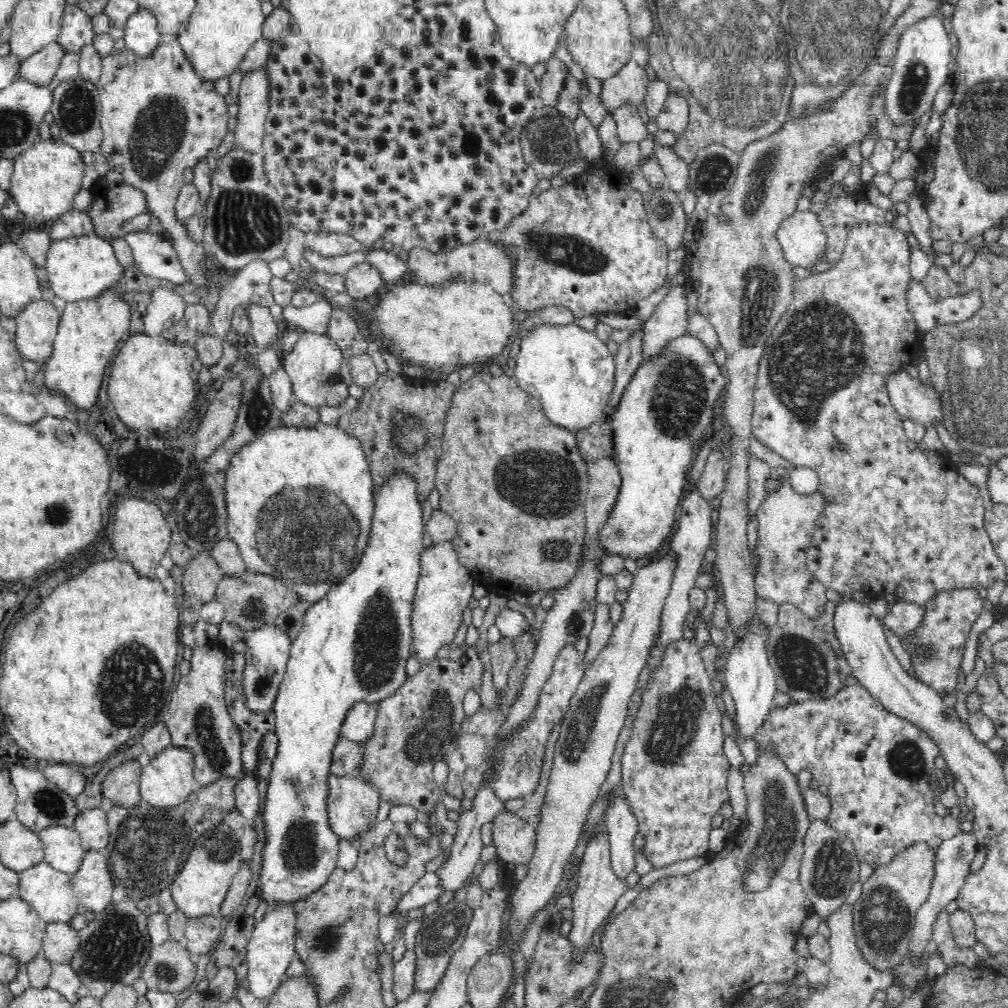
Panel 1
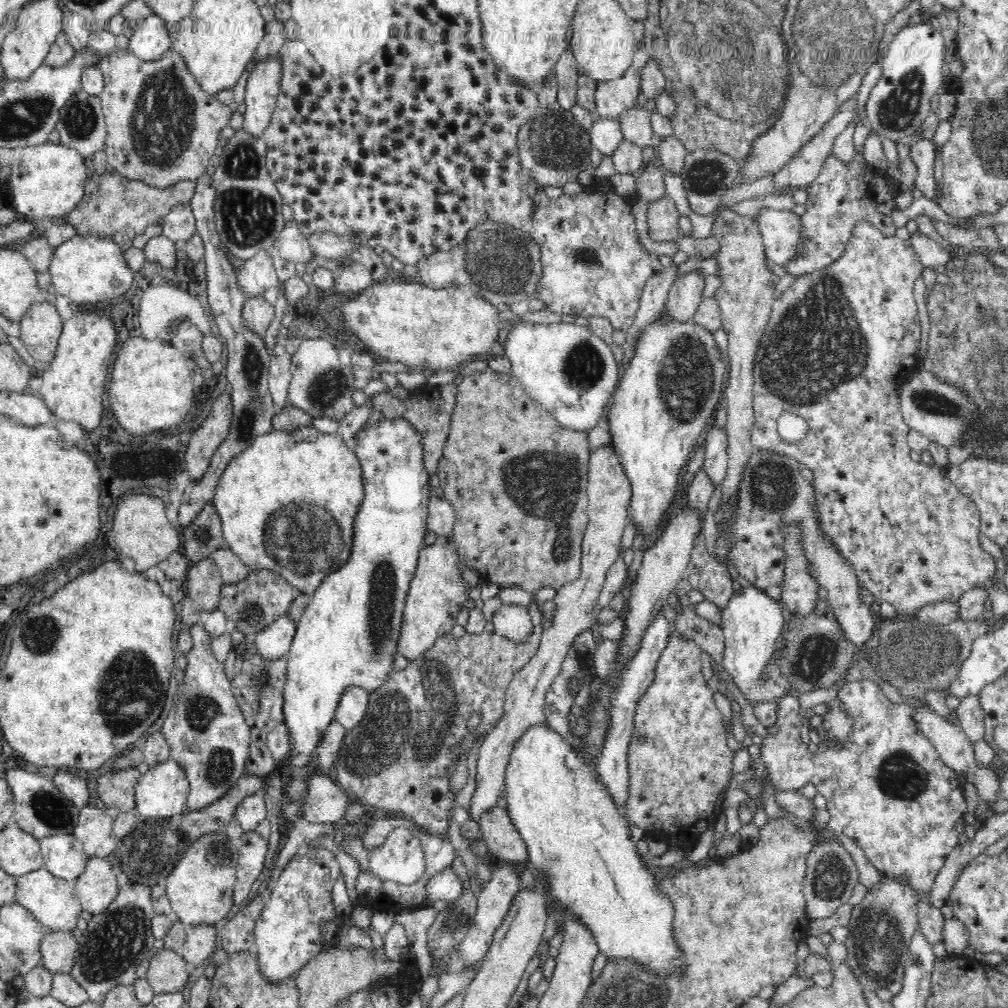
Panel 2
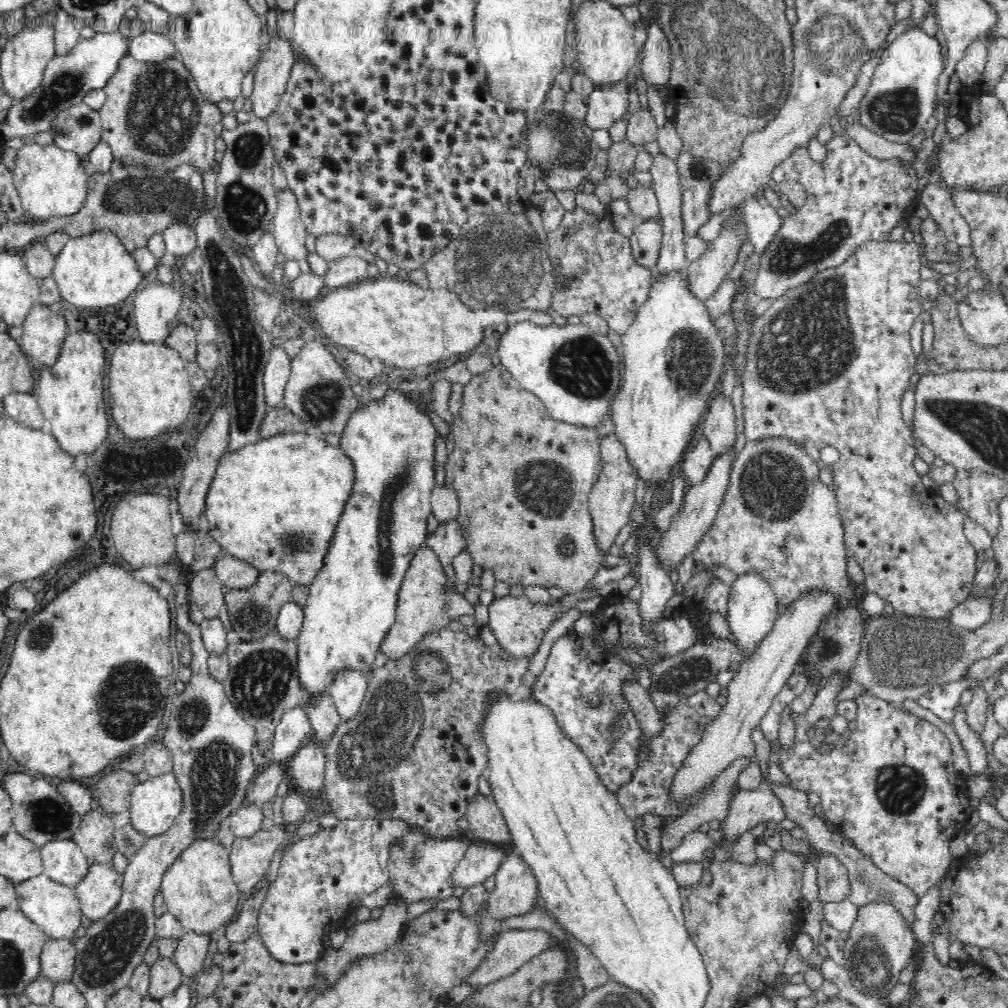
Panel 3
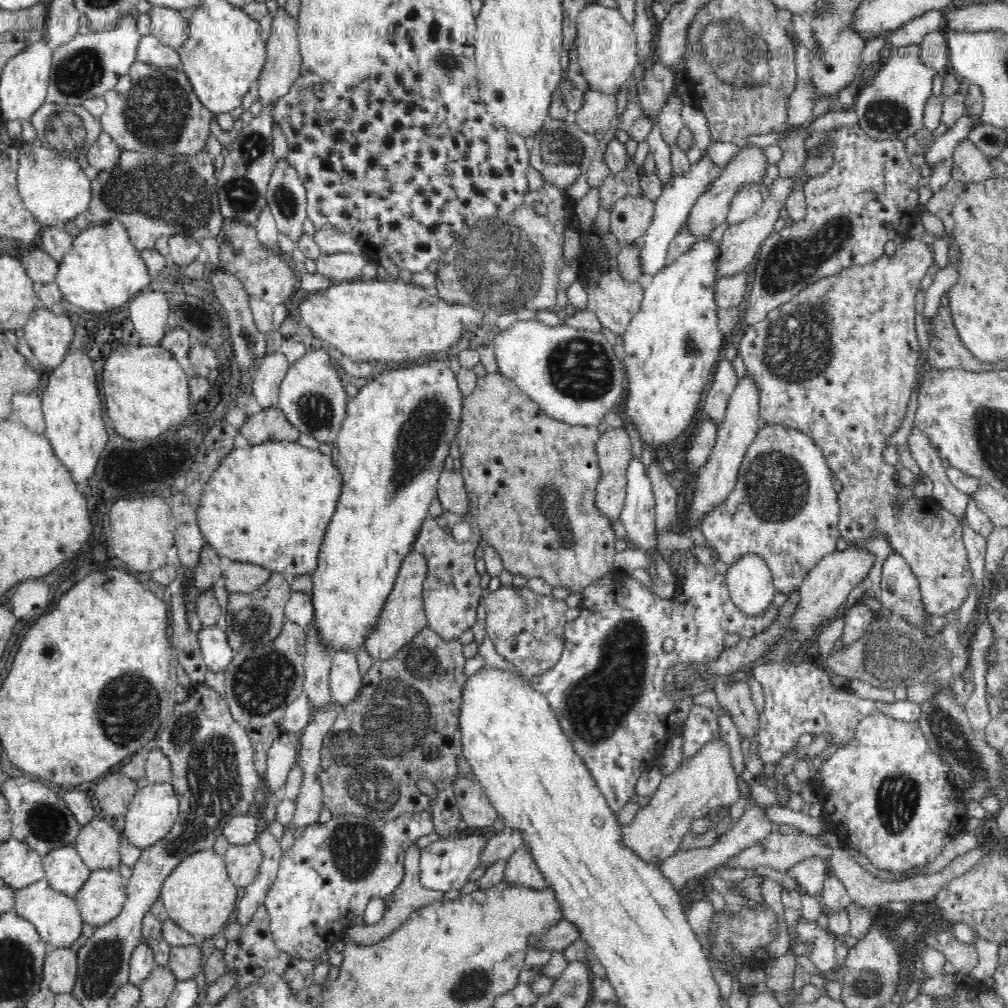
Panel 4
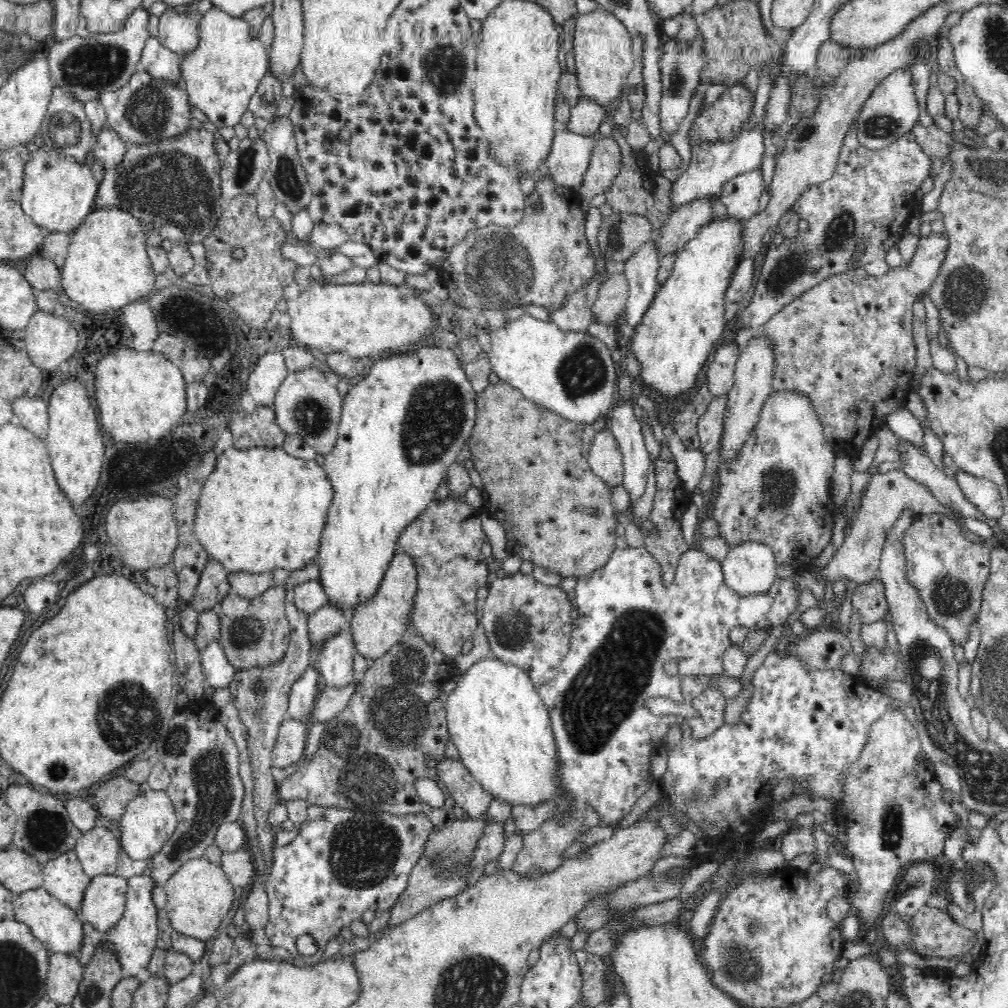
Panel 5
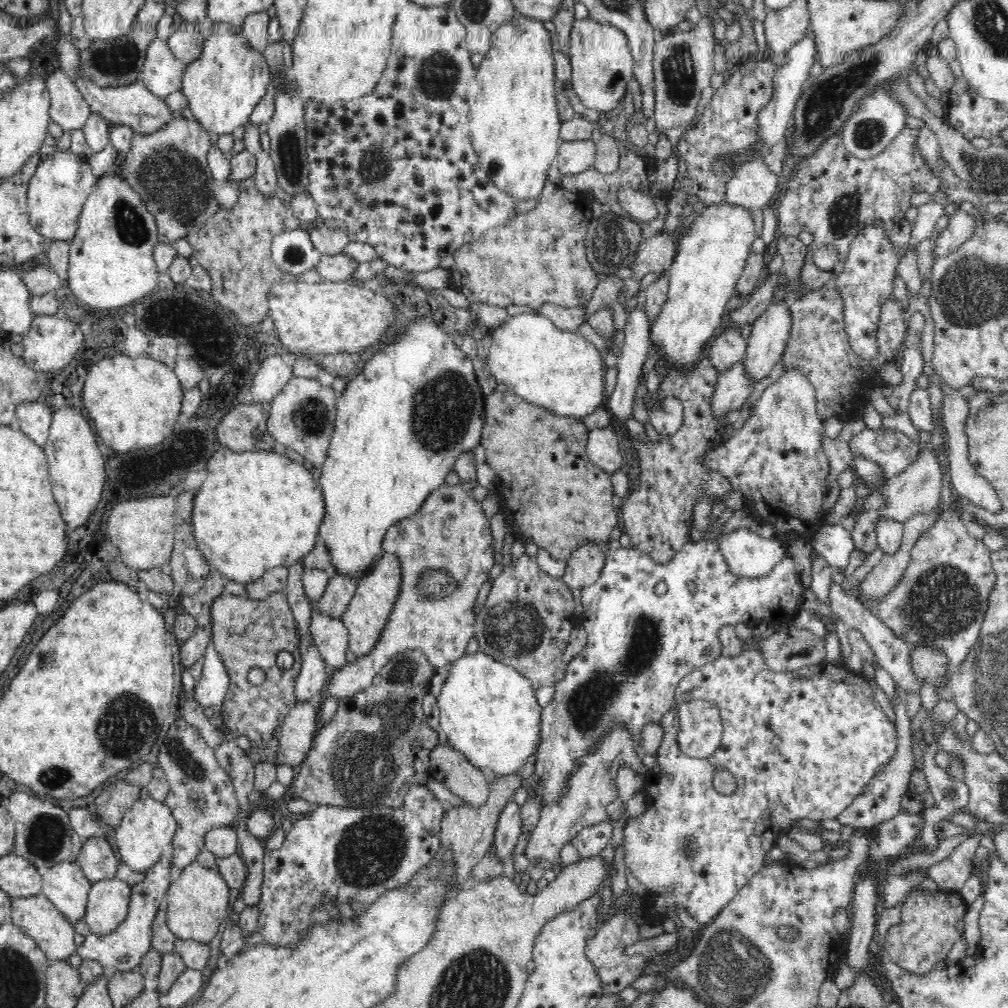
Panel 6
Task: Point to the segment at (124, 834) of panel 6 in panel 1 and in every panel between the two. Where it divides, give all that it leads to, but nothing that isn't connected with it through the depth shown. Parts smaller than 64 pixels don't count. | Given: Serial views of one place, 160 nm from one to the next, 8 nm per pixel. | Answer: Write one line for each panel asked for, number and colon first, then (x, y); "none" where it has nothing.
1: (167, 779)
2: (162, 791)
3: (155, 802)
4: (150, 816)
5: (148, 822)

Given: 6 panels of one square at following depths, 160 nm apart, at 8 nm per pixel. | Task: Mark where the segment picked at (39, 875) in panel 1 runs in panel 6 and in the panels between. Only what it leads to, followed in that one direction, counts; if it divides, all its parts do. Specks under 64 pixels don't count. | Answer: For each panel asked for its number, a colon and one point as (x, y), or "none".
2: (51, 899)
3: (54, 907)
4: (56, 916)
5: (59, 928)
6: (36, 915)

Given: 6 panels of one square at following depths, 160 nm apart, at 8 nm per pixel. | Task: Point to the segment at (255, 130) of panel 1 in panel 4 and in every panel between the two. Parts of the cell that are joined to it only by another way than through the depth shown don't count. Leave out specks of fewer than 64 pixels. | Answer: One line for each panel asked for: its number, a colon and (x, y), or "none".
2: (262, 89)
3: (271, 75)
4: (283, 59)

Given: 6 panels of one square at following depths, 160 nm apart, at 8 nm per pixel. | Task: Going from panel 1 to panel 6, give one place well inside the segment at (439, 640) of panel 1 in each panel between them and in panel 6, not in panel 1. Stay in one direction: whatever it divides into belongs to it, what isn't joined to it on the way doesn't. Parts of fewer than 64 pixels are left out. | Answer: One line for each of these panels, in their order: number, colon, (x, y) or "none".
2: (435, 595)
3: (422, 606)
4: (402, 617)
5: (377, 625)
6: (367, 613)

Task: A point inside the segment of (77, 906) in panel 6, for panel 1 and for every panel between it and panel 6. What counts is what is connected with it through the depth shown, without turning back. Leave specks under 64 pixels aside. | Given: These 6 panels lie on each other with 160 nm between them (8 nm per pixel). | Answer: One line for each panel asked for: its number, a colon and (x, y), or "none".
1: (62, 847)
2: (63, 855)
3: (63, 860)
4: (65, 871)
5: (64, 877)

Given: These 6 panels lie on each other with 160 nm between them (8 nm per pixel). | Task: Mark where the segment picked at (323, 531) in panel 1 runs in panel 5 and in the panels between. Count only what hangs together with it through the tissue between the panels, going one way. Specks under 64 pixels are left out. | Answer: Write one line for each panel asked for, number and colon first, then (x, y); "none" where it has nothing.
2: (266, 498)
3: (275, 504)
4: (269, 505)
5: (261, 509)

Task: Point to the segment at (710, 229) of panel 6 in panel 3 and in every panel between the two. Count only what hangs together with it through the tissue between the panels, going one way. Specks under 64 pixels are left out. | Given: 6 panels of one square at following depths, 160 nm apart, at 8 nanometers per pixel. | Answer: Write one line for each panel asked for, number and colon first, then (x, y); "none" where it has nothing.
3: (673, 354)
4: (671, 346)
5: (677, 334)

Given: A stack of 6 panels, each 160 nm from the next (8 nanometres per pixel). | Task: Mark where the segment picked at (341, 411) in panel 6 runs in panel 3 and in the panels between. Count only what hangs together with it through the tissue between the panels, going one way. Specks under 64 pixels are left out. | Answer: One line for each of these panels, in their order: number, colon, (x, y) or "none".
3: (351, 605)
4: (390, 450)
5: (401, 427)

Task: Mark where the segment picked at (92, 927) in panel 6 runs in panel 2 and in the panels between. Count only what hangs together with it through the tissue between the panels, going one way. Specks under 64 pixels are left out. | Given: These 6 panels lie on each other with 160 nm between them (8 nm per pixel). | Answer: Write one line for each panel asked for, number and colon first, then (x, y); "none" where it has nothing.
2: (96, 887)
3: (99, 891)
4: (101, 898)
5: (103, 904)

